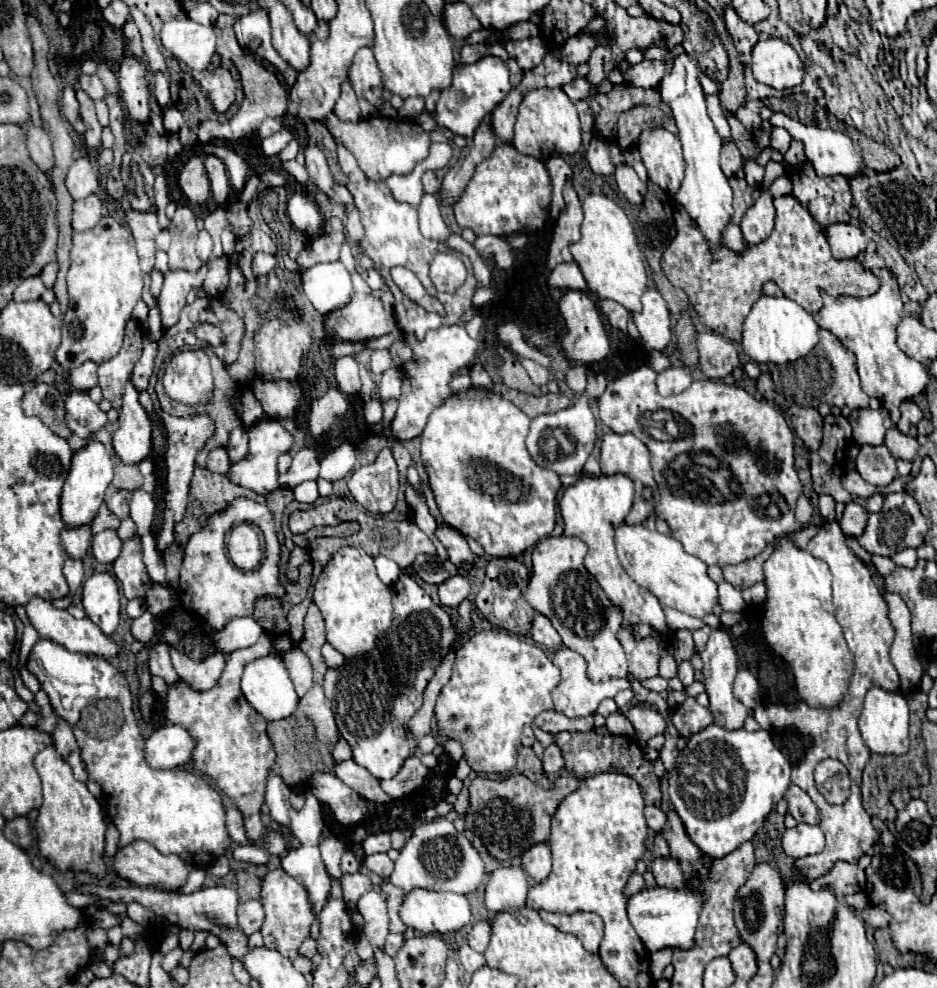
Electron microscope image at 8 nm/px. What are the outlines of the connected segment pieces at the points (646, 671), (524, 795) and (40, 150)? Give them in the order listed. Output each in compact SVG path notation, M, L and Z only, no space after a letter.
M640 624L636 626L640 632L640 640L634 640L630 628L618 630L616 638L620 640L626 658L628 658L628 672L632 672L634 678L652 678L658 676L658 660L660 660L660 636L652 632L652 628Z
M522 774L508 776L508 778L478 776L472 780L472 784L468 788L470 790L470 808L464 814L466 828L482 838L488 854L494 860L508 864L512 858L522 856L534 844L548 842L550 820L552 820L558 804L570 794L568 786L572 790L572 782L568 782L568 776L560 776L556 780L556 786L550 790L536 786L532 780L528 780Z
M36 126L28 128L28 152L30 152L30 158L34 160L34 164L42 172L52 170L52 166L54 166L52 142L44 128L36 128Z

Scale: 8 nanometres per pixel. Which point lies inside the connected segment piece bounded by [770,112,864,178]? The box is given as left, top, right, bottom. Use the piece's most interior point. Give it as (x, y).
(830, 152)

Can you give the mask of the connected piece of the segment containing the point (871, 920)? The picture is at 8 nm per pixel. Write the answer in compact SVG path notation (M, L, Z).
M870 906L862 910L862 918L866 924L874 926L875 929L888 928L888 922L890 922L890 914L878 906Z

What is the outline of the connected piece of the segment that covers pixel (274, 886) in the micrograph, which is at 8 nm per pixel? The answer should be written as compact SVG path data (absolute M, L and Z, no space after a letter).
M276 868L264 876L260 900L262 900L264 912L266 912L264 928L260 930L264 944L268 948L276 948L280 954L294 960L298 956L300 944L308 938L310 924L314 922L314 912L312 912L312 906L308 900L308 892L292 876L288 876L282 868Z

